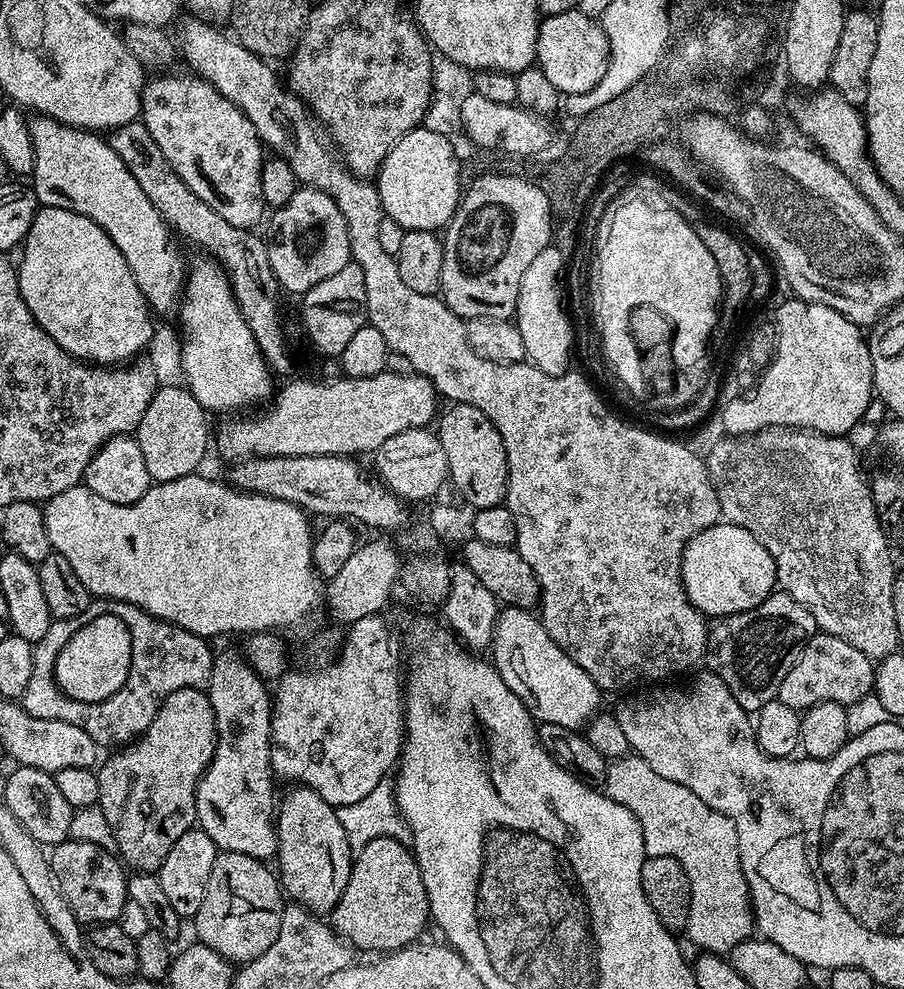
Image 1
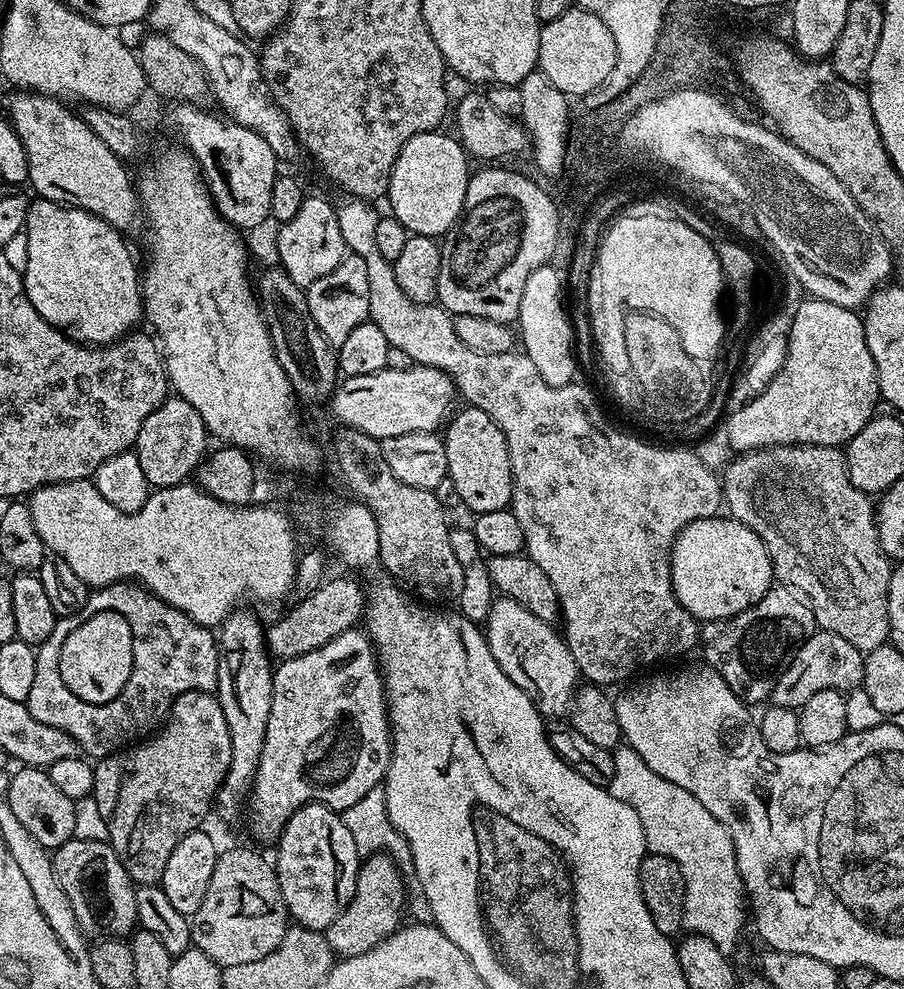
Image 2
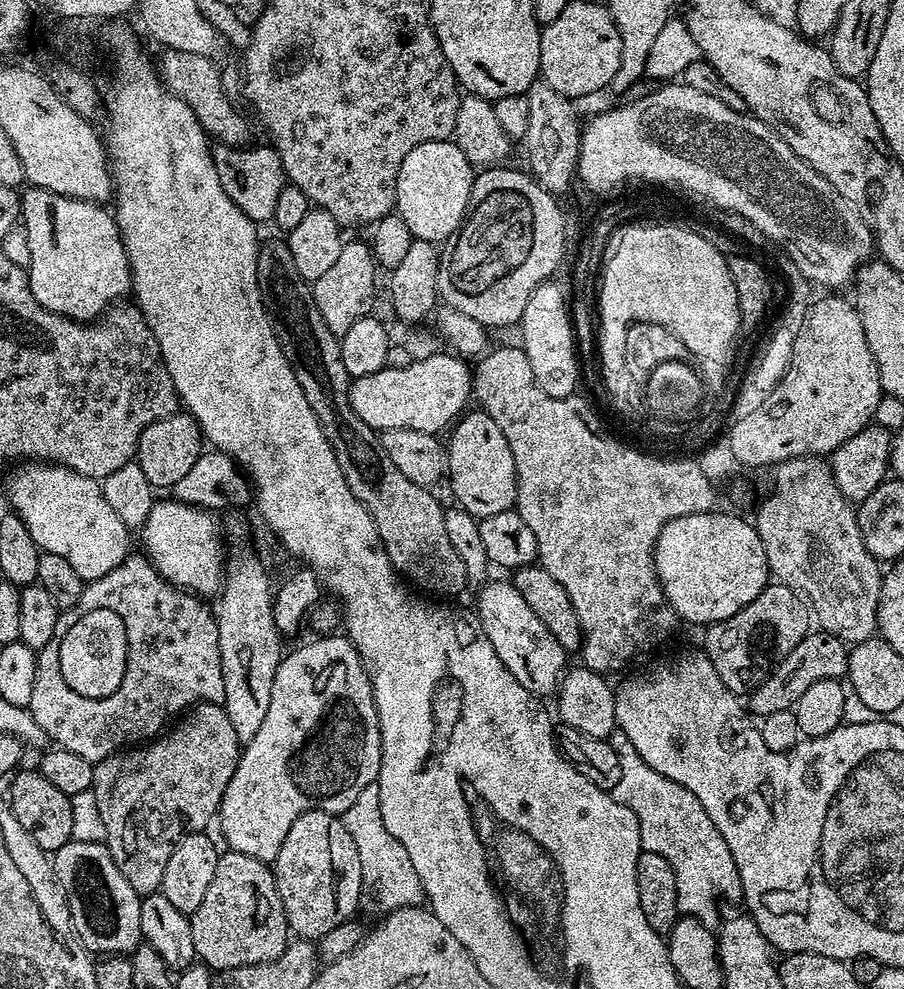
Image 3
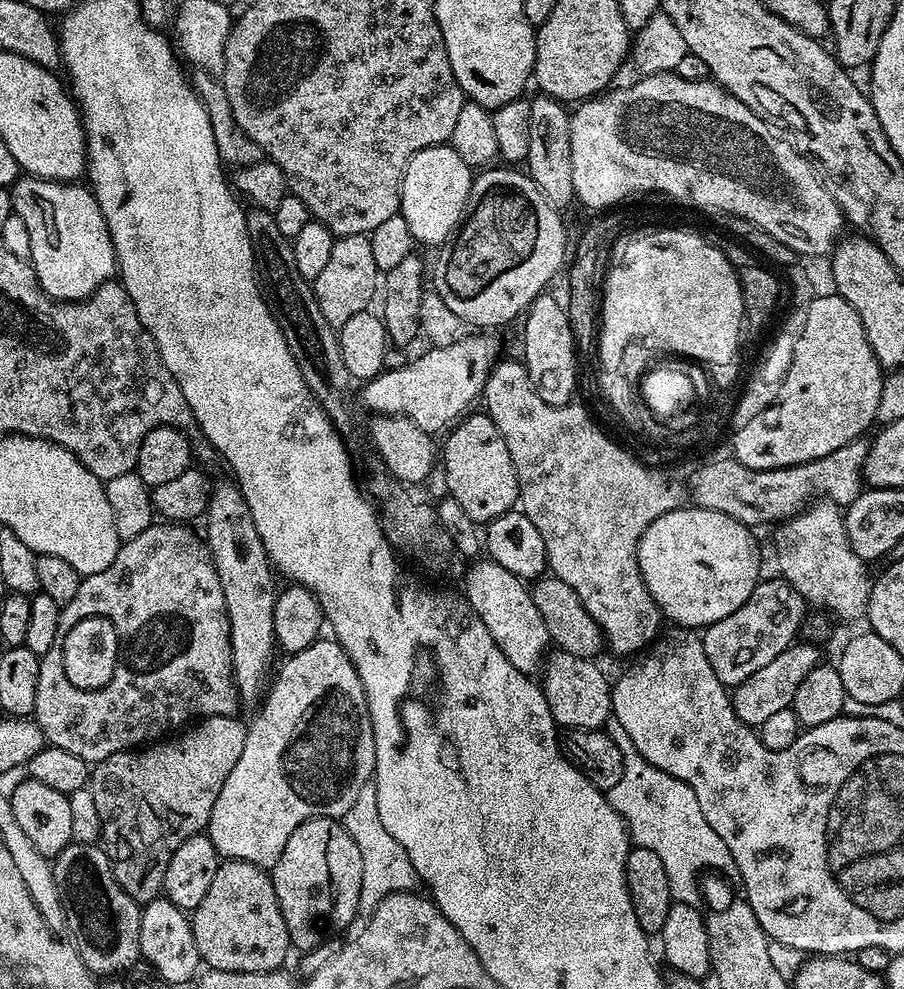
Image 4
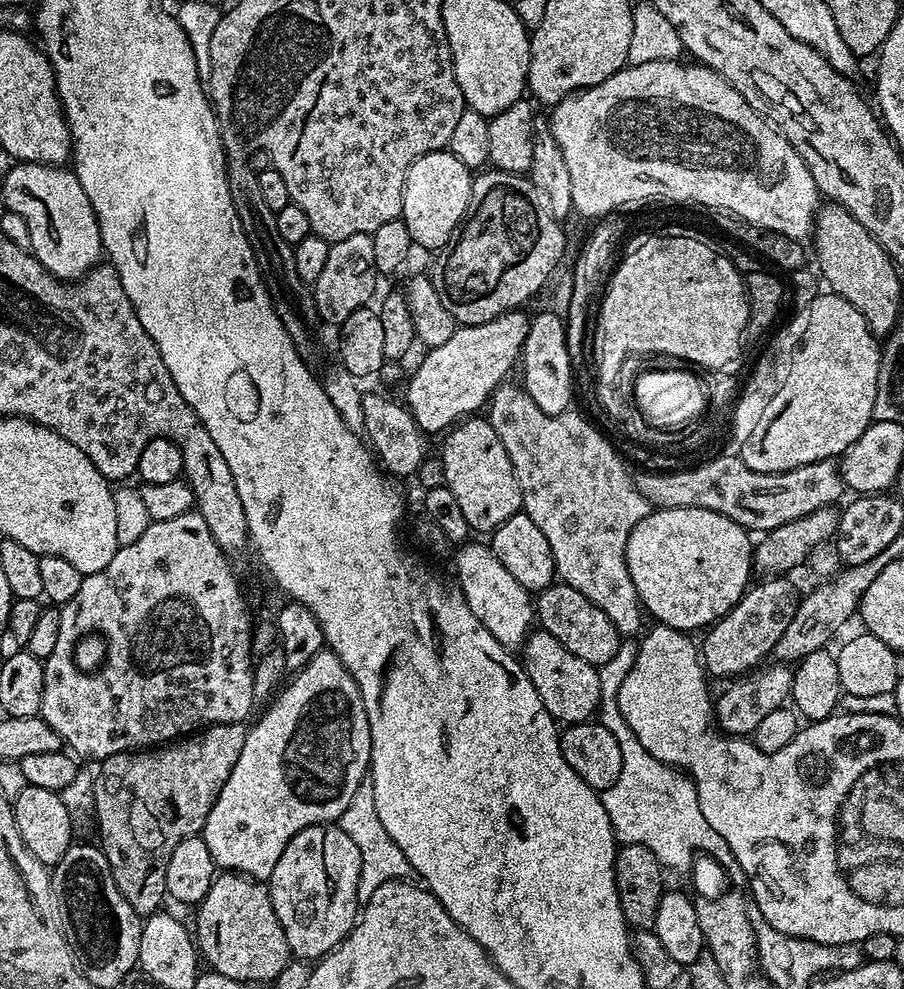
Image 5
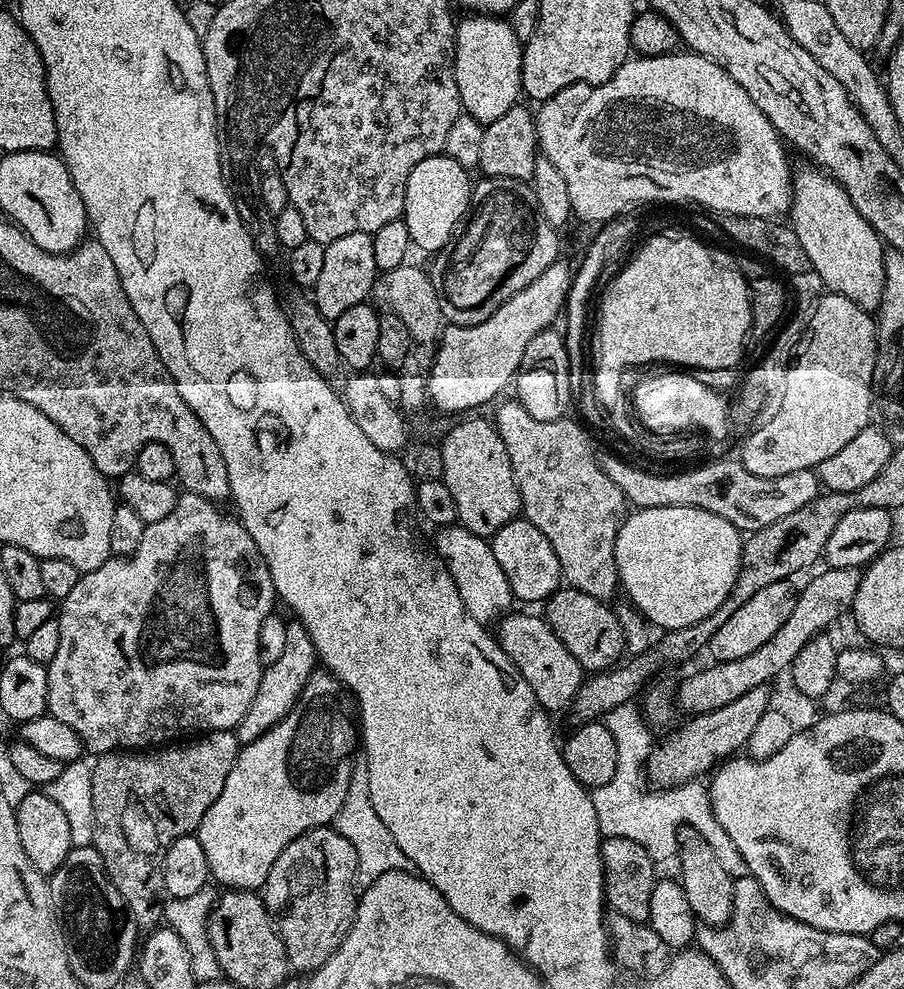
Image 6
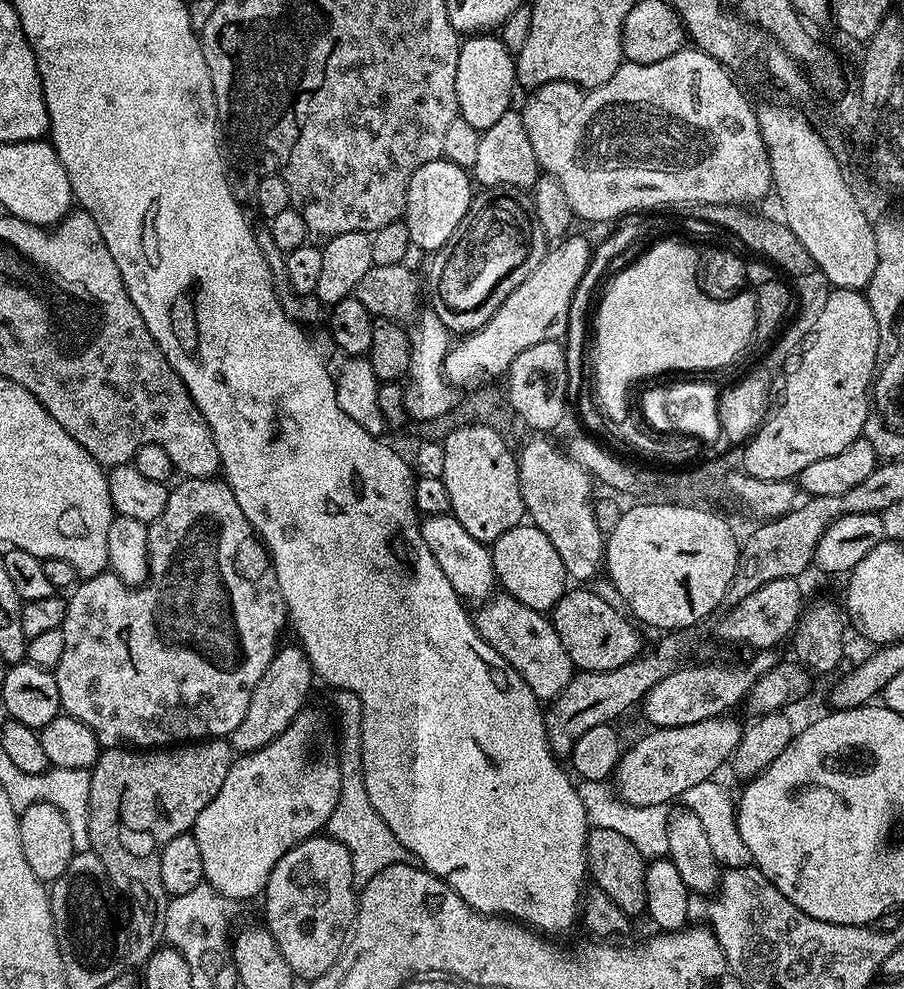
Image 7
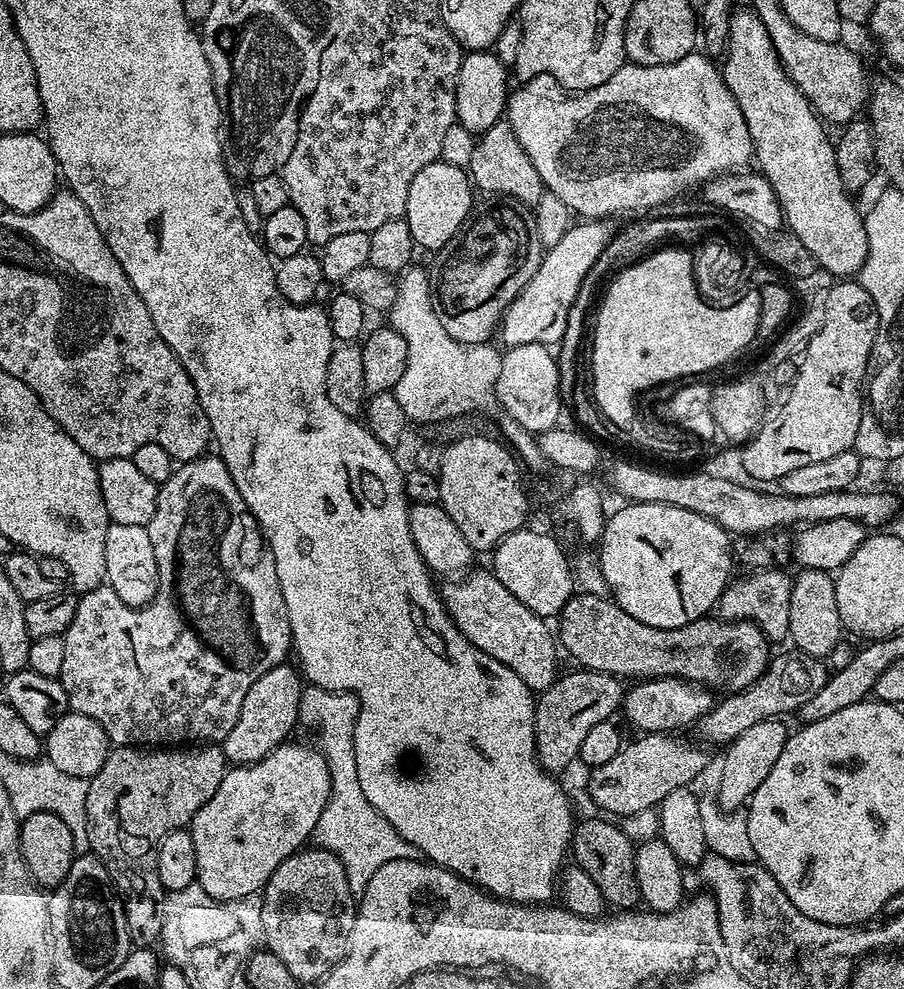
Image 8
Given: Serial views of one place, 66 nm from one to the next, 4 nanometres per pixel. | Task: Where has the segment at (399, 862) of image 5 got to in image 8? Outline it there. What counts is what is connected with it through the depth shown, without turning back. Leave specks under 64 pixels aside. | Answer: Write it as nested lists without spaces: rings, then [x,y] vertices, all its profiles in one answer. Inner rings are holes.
[[[308,686],[300,695],[299,723],[316,732],[320,739],[320,753],[326,758],[332,779],[332,793],[326,810],[322,810],[322,818],[318,818],[314,840],[319,847],[333,852],[344,863],[346,882],[350,882],[350,890],[357,898],[366,890],[370,878],[374,878],[374,874],[386,866],[386,862],[421,859],[418,846],[410,846],[410,842],[406,842],[406,838],[402,838],[402,834],[390,826],[388,819],[378,814],[374,806],[370,806],[366,794],[362,794],[352,741],[359,716],[360,699],[354,692],[331,692],[325,688]]]

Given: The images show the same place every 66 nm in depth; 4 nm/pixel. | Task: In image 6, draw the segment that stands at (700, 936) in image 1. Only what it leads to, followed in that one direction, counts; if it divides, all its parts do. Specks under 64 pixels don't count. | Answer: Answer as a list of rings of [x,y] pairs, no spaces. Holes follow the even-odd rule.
[[[629,702],[614,706],[614,710],[602,717],[602,723],[606,730],[610,730],[610,734],[614,734],[614,743],[618,746],[618,770],[614,770],[614,778],[610,778],[606,786],[591,789],[601,837],[630,838],[630,842],[638,842],[638,846],[642,846],[642,850],[646,850],[653,860],[663,862],[667,856],[677,855],[678,833],[687,826],[710,842],[714,858],[722,862],[722,870],[726,870],[729,876],[747,876],[746,862],[742,854],[738,854],[734,842],[730,842],[726,830],[722,830],[712,809],[707,787],[703,783],[700,785],[699,779],[691,780],[689,784],[678,784],[674,788],[657,790],[650,786],[646,779],[646,765],[654,740],[648,733],[649,725],[642,719],[641,705]]]

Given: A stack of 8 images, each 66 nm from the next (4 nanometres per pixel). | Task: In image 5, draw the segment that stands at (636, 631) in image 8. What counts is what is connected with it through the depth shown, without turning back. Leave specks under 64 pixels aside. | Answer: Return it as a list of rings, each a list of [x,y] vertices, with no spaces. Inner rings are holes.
[[[553,582],[538,593],[534,600],[534,616],[543,631],[554,634],[554,638],[558,638],[570,654],[578,654],[582,662],[599,666],[610,661],[622,641],[614,622],[610,622],[610,618],[586,598],[586,594],[578,594],[574,586],[563,582]]]

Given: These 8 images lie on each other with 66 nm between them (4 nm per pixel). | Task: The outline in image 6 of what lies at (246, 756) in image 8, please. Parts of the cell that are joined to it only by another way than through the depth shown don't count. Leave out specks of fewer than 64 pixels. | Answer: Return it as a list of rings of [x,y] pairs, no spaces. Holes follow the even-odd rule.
[[[299,622],[291,623],[284,628],[284,641],[280,644],[281,652],[273,658],[269,668],[267,665],[261,671],[258,694],[254,694],[254,702],[250,702],[250,710],[242,714],[242,722],[238,722],[235,726],[234,731],[241,745],[262,738],[262,734],[266,734],[275,724],[282,722],[282,718],[286,718],[286,714],[290,714],[290,710],[298,702],[312,673],[317,671],[316,647],[306,626],[302,626]]]

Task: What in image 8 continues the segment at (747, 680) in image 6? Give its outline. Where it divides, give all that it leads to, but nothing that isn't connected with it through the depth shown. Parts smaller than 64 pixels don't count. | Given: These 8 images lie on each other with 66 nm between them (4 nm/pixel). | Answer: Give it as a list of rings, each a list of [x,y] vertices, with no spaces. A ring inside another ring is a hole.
[[[660,676],[656,680],[641,680],[625,691],[622,716],[644,734],[676,734],[679,728],[691,729],[714,705],[714,696],[702,684],[691,684],[676,676]]]

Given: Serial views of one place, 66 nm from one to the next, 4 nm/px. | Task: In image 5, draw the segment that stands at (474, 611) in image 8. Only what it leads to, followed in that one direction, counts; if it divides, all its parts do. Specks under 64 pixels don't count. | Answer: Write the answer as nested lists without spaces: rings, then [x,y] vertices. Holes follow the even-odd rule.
[[[543,630],[528,633],[528,639],[522,645],[522,663],[524,673],[534,682],[534,690],[538,690],[538,698],[546,706],[552,719],[561,725],[581,724],[583,720],[591,720],[597,715],[600,707],[600,684],[597,665],[582,662],[578,654],[570,654],[554,634]]]

